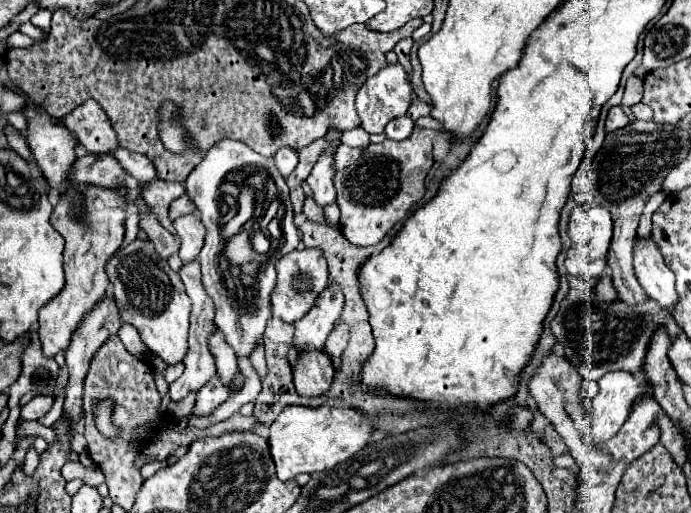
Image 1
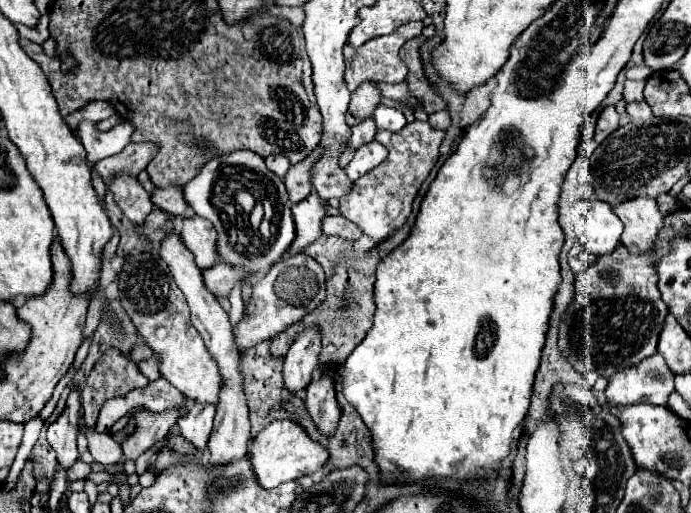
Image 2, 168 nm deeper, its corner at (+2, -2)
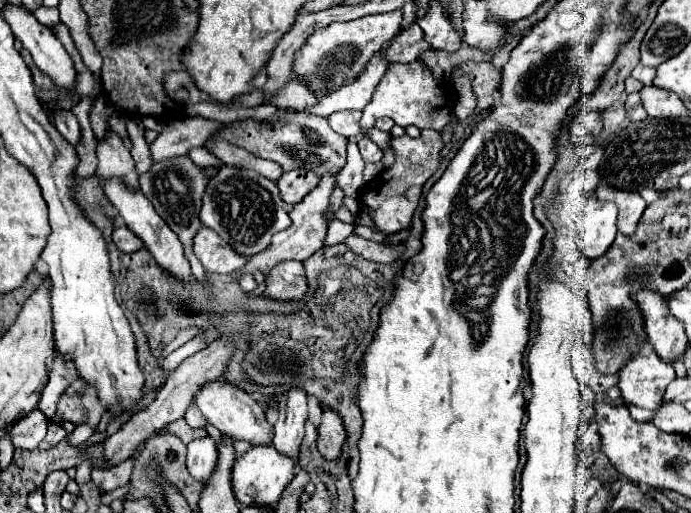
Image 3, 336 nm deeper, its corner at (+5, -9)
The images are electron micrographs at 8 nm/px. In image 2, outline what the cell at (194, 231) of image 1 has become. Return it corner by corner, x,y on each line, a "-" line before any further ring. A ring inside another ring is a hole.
200,216
184,218
180,236
186,242
186,248
196,256
198,268
206,270
206,268
222,262
218,248
216,248
218,234
216,234
210,220
200,218

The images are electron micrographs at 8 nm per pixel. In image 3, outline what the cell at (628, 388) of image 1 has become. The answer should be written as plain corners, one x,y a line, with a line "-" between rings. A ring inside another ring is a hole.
647,345
621,369
617,387
625,403
655,411
663,403
663,393
673,379
673,365
659,359
657,353

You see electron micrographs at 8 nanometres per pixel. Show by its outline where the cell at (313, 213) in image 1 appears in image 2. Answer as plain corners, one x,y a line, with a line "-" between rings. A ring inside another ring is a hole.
326,216
322,222
322,230
324,230
324,234
334,234
334,236
340,236
340,238
350,240
350,242
354,242
362,236
358,226
354,226
344,216

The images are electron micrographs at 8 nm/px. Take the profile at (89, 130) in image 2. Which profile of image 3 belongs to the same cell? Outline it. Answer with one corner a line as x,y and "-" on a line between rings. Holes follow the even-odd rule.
55,109
53,111
55,123
57,123
57,131
71,141
71,145
79,145
81,143
81,129
77,123
77,117
73,115
73,111
63,111
63,109

